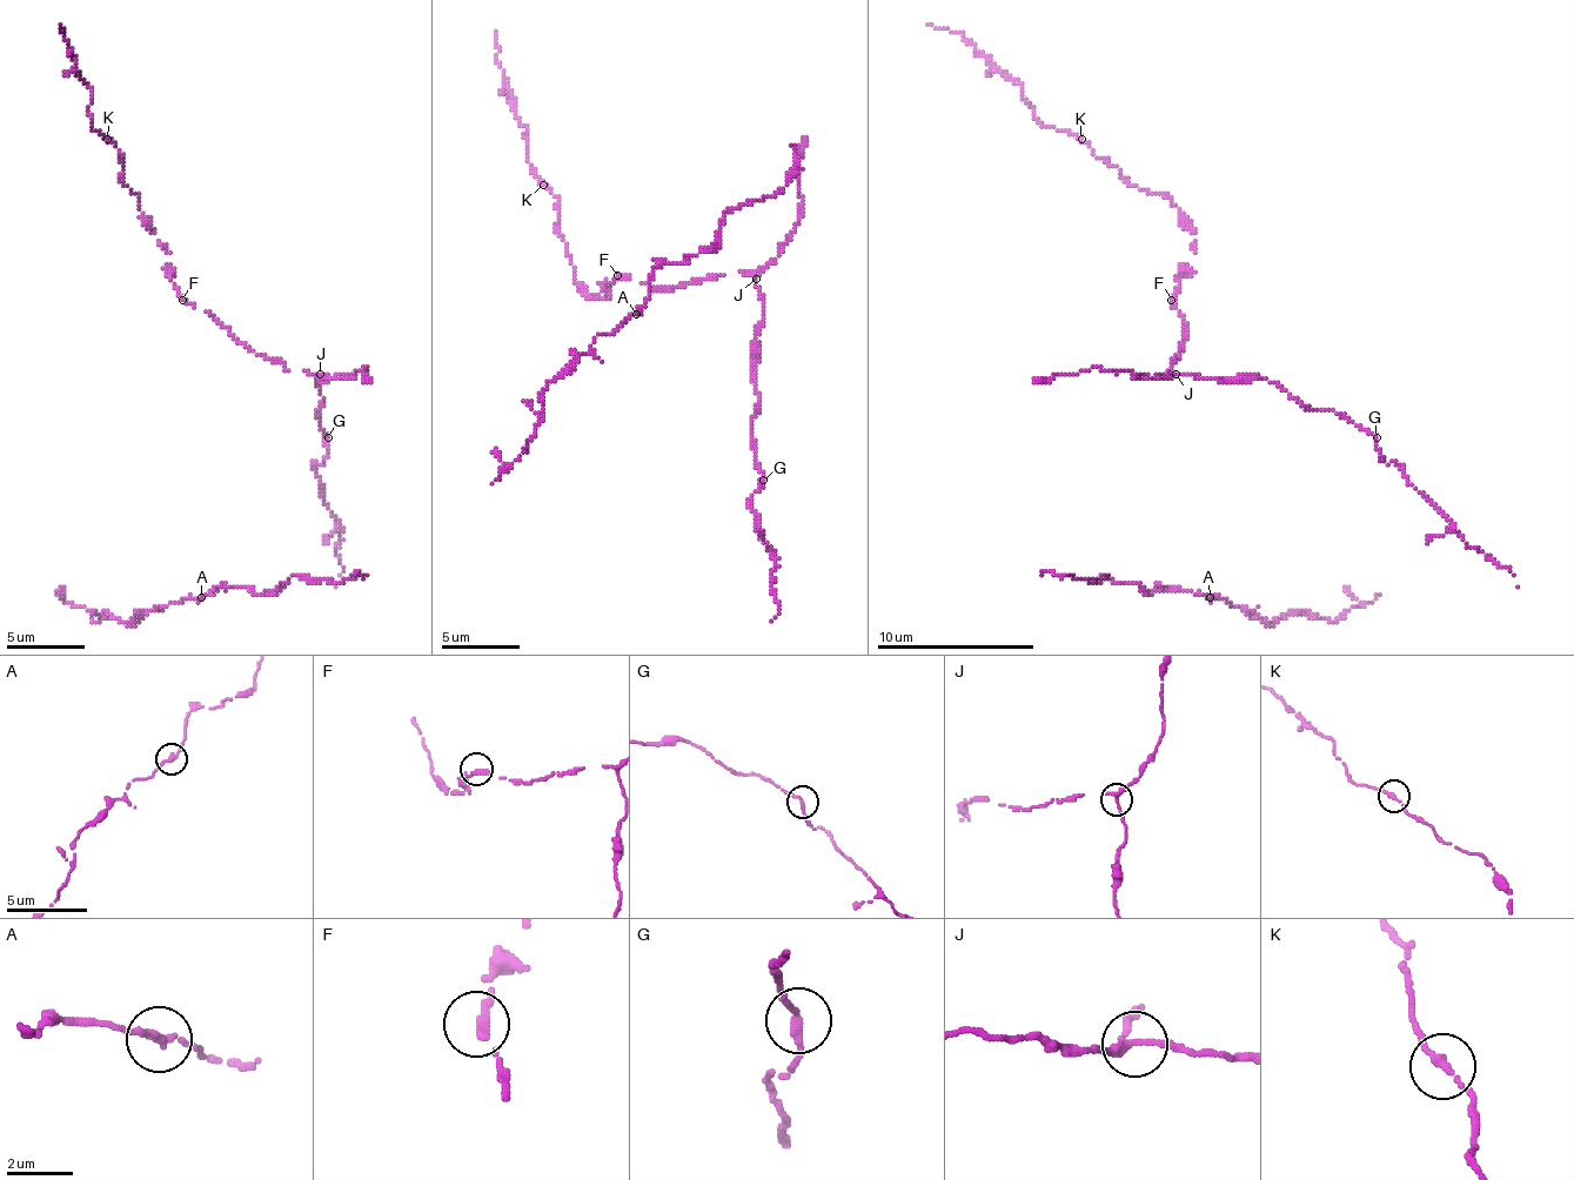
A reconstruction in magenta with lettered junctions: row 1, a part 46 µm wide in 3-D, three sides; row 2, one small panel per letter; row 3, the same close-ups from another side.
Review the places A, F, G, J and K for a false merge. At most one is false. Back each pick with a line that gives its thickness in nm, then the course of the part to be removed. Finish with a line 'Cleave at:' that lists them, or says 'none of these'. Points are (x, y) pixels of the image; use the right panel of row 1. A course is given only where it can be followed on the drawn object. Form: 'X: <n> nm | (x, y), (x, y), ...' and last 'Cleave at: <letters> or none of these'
Cleave at: none of these

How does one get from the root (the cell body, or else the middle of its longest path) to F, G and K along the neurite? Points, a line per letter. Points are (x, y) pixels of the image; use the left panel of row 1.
F: (363, 370), (347, 379), (288, 370), (249, 350), (206, 312), (182, 300)
G: (363, 370), (347, 379), (320, 374), (328, 379), (320, 379), (323, 402), (316, 410), (328, 437)
K: (363, 370), (347, 379), (288, 370), (194, 308), (171, 280), (167, 248), (124, 182), (124, 158), (107, 139)

